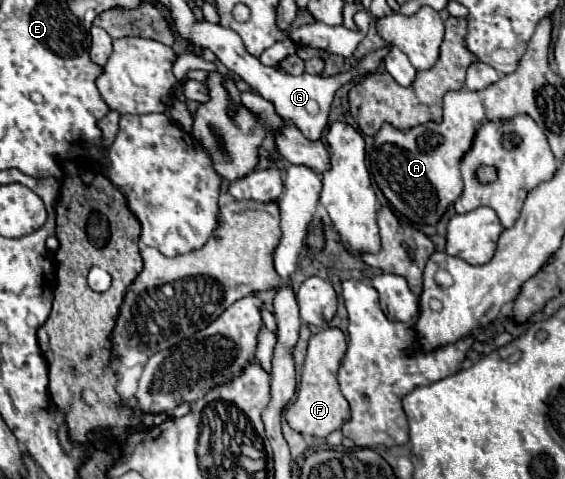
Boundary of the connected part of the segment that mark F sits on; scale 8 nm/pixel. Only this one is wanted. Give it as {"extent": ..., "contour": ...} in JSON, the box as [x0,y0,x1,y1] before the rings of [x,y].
{"extent":[285,326,349,438],"contour":[[[329,326],[309,338],[305,364],[301,372],[301,384],[297,390],[297,400],[291,402],[285,410],[285,418],[293,430],[301,434],[325,438],[333,430],[339,430],[343,422],[349,418],[349,404],[345,396],[341,394],[339,382],[337,382],[337,370],[339,370],[345,350],[347,350],[347,342],[339,328]]]}

